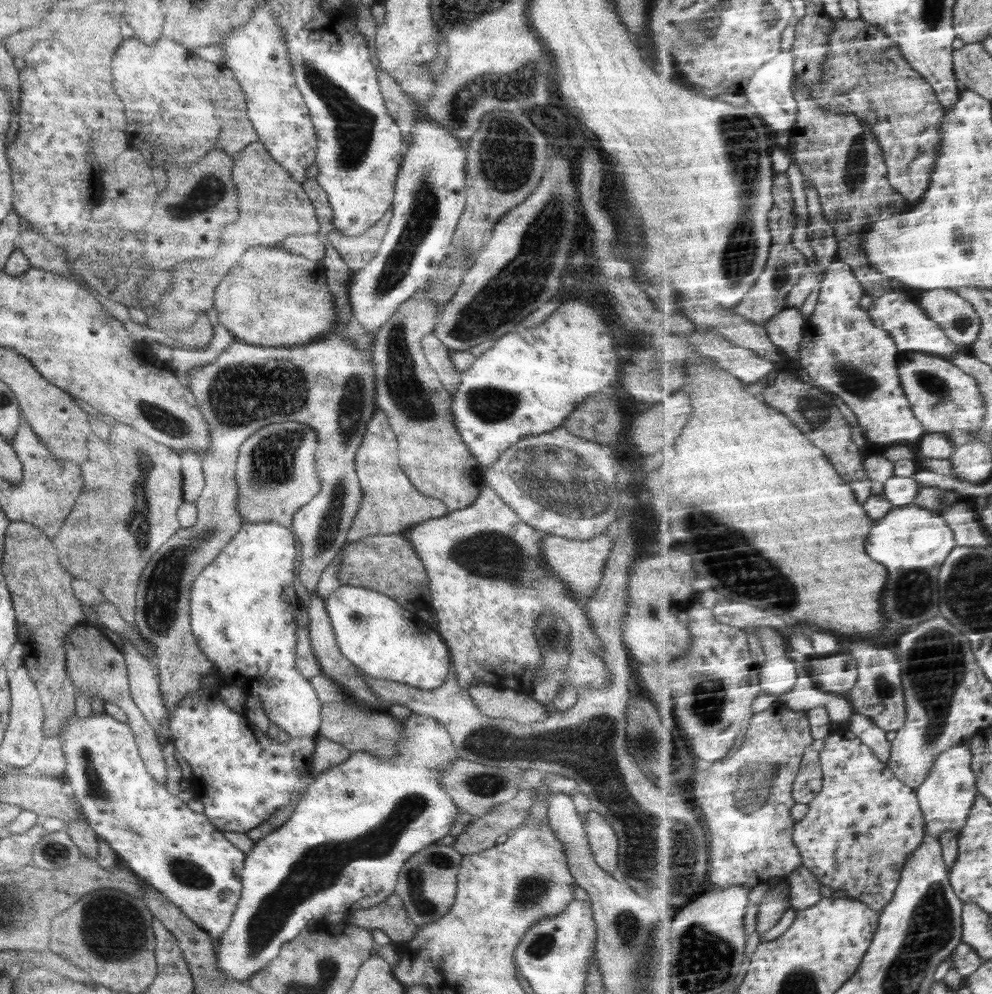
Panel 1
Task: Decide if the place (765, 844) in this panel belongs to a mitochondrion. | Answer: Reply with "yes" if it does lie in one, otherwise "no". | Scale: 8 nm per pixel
no

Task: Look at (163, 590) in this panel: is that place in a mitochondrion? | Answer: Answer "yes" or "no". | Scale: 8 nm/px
yes

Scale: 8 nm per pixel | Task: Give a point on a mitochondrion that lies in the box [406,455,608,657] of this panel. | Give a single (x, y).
(493, 555)

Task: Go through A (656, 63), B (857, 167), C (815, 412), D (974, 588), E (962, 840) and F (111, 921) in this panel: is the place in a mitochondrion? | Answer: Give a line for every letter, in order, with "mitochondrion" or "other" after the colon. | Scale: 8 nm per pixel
A: other
B: mitochondrion
C: mitochondrion
D: mitochondrion
E: other
F: mitochondrion

